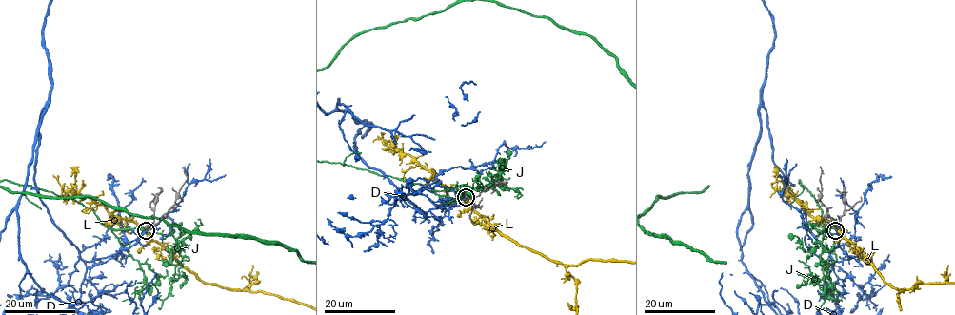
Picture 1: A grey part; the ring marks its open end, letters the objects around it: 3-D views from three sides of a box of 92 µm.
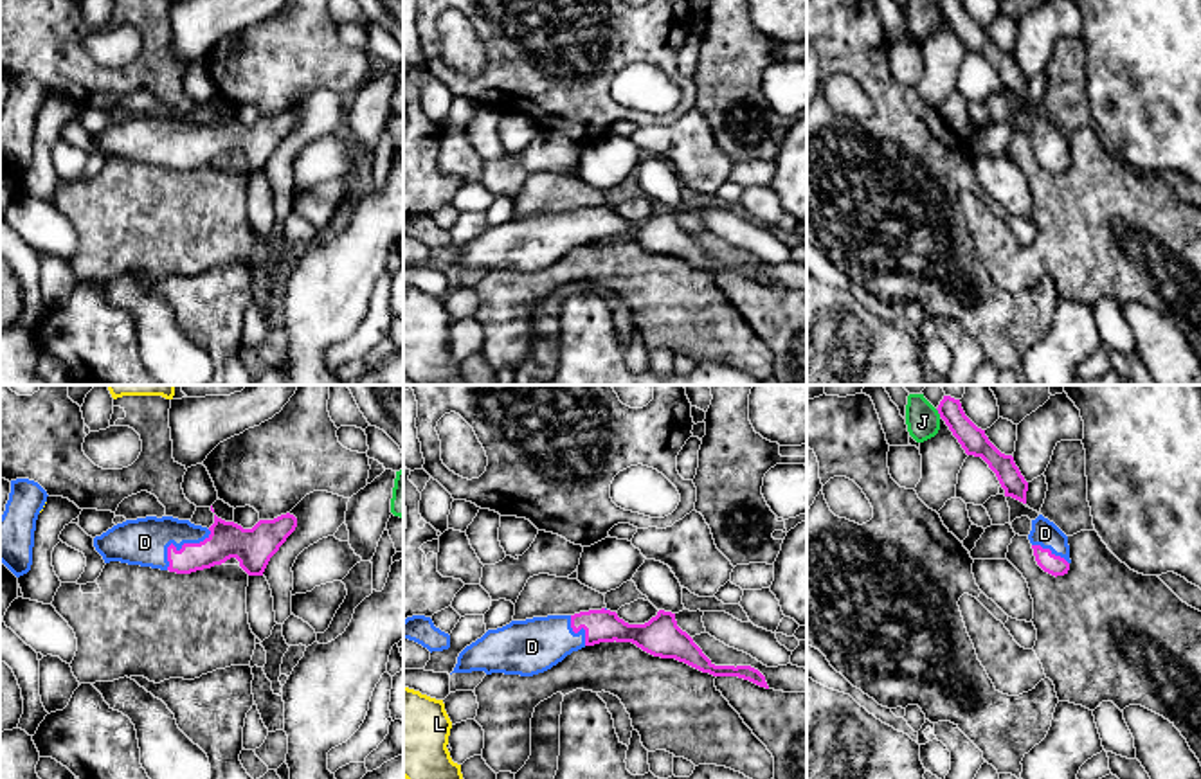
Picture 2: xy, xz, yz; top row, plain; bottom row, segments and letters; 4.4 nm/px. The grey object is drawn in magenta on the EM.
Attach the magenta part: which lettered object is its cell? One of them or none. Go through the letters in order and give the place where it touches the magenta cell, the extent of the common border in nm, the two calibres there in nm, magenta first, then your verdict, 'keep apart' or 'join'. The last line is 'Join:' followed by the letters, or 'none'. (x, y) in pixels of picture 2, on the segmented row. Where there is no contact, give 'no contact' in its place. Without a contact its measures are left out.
D: contact xy (180, 549); length 260 nm; calibres 160 and 220 nm; join
J: contact yz (939, 412); length 50 nm; calibres 120 and 150 nm; keep apart
L: no contact; keep apart
Join: D

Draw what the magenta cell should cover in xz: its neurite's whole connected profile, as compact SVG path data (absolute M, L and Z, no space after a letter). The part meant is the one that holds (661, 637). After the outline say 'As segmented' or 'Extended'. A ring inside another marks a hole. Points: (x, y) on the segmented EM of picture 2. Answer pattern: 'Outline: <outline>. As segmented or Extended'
Outline: M607 608L511 621L488 630L466 646L452 673L533 676L551 669L573 651L614 640L632 642L654 657L675 658L713 676L738 676L769 689L765 676L751 666L715 666L677 626L675 613L664 610L645 624L628 624Z. Extended

